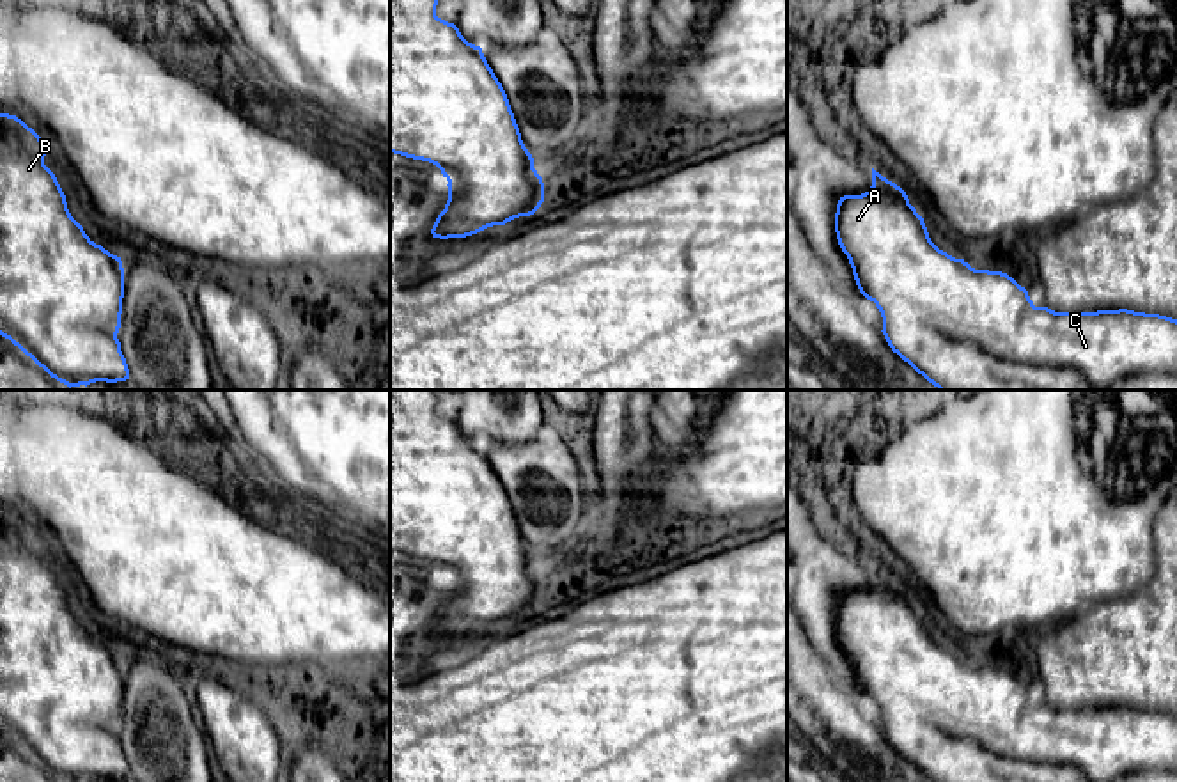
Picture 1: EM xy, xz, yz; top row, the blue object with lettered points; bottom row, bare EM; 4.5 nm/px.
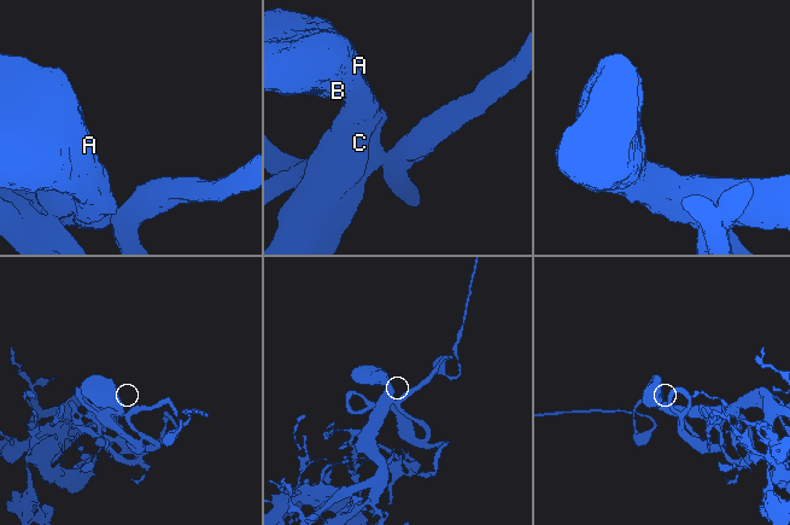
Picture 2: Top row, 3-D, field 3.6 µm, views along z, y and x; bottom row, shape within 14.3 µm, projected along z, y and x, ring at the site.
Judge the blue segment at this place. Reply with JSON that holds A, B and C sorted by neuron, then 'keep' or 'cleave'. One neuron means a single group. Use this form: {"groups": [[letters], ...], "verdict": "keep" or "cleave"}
{"groups": [["A", "B", "C"]], "verdict": "keep"}

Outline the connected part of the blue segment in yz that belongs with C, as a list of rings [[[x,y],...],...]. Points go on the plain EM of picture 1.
[[[874,566],[869,589],[840,594],[835,630],[860,690],[881,709],[888,743],[932,782],[1177,782],[1177,716],[1127,706],[1055,709],[1035,704],[1007,670],[975,667],[939,647],[906,589]]]

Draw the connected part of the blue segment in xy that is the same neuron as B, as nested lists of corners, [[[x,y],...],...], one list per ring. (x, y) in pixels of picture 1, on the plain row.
[[[0,511],[0,732],[64,782],[117,780],[129,766],[117,736],[124,695],[121,654],[96,642],[71,614],[55,571],[44,562],[46,541],[21,516]]]

